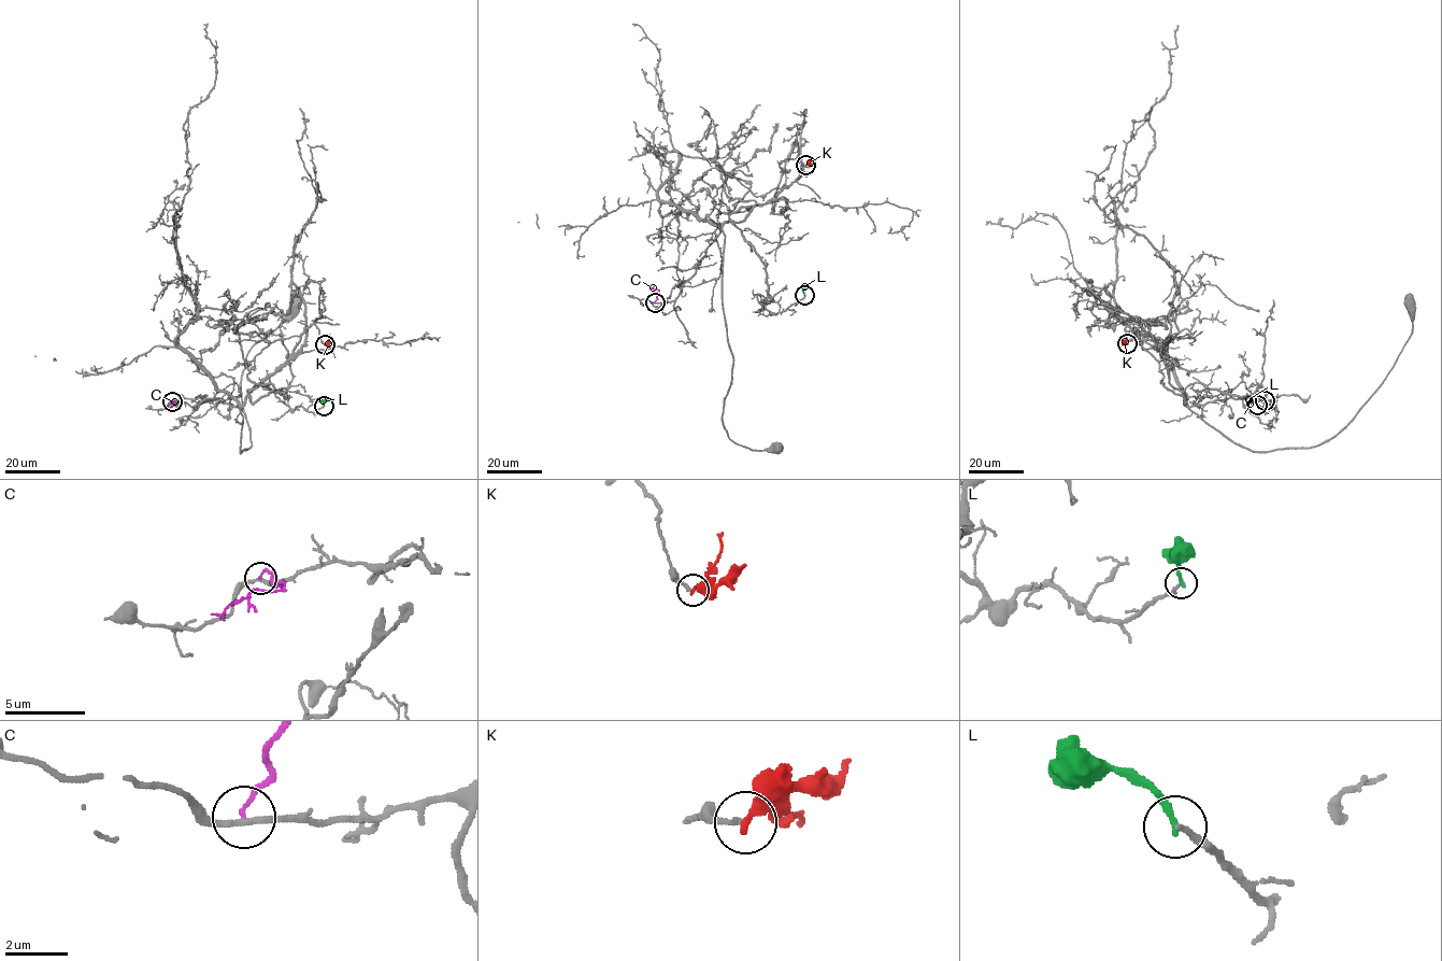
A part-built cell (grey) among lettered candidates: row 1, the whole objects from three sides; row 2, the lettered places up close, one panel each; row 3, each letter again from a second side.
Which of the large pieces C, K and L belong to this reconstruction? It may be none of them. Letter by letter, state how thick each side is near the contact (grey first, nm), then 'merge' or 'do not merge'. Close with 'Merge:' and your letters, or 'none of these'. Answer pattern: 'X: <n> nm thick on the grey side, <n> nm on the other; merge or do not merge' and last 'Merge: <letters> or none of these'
C: 200 nm thick on the grey side, 110 nm on the other; do not merge
K: 180 nm thick on the grey side, 320 nm on the other; do not merge
L: 220 nm thick on the grey side, 240 nm on the other; do not merge
Merge: none of these

